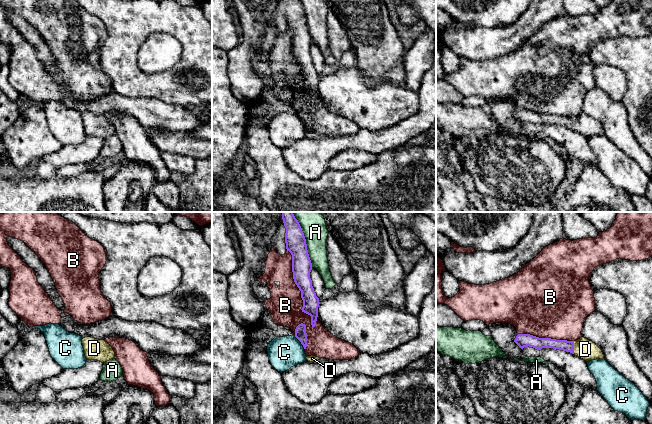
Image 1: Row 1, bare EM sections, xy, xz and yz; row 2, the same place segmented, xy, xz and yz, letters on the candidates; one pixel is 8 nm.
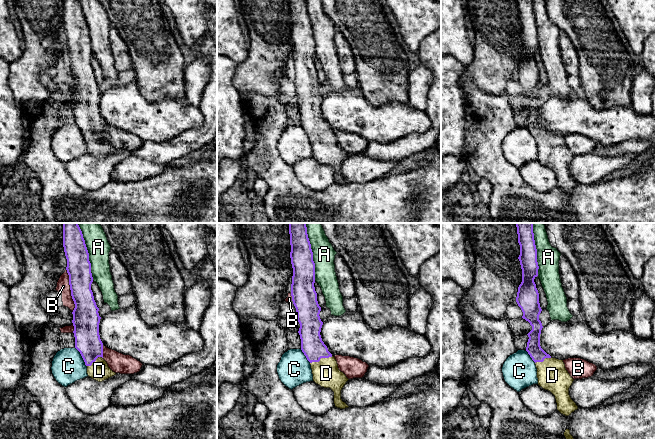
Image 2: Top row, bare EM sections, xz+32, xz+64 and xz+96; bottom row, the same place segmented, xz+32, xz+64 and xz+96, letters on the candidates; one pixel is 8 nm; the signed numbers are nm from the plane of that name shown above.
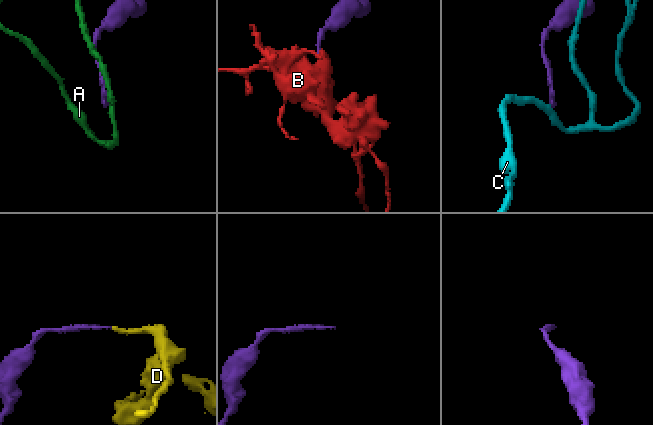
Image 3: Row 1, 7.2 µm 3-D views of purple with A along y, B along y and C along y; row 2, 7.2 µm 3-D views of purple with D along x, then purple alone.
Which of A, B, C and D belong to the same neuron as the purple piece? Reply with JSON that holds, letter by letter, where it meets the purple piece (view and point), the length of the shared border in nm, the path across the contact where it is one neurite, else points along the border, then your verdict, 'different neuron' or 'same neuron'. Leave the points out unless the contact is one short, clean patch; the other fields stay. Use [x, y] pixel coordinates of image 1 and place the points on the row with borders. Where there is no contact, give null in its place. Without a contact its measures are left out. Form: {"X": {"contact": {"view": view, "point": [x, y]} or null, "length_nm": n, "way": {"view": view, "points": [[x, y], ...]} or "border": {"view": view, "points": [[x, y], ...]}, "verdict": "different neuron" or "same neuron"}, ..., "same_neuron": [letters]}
{"A": {"contact": {"view": "xz", "point": [305, 240]}, "length_nm": 480, "verdict": "different neuron"}, "B": {"contact": {"view": "xz", "point": [299, 289]}, "length_nm": 700, "verdict": "different neuron"}, "C": {"contact": {"view": "xz", "point": [300, 341]}, "length_nm": 130, "border": {"view": "xz", "points": [[294, 336], [304, 348]]}, "verdict": "different neuron"}, "D": {"contact": {"view": "yz", "point": [573, 347]}, "length_nm": 100, "way": {"view": "yz", "points": [[568, 346], [573, 347], [585, 349]]}, "verdict": "same neuron"}, "same_neuron": ["D"]}

